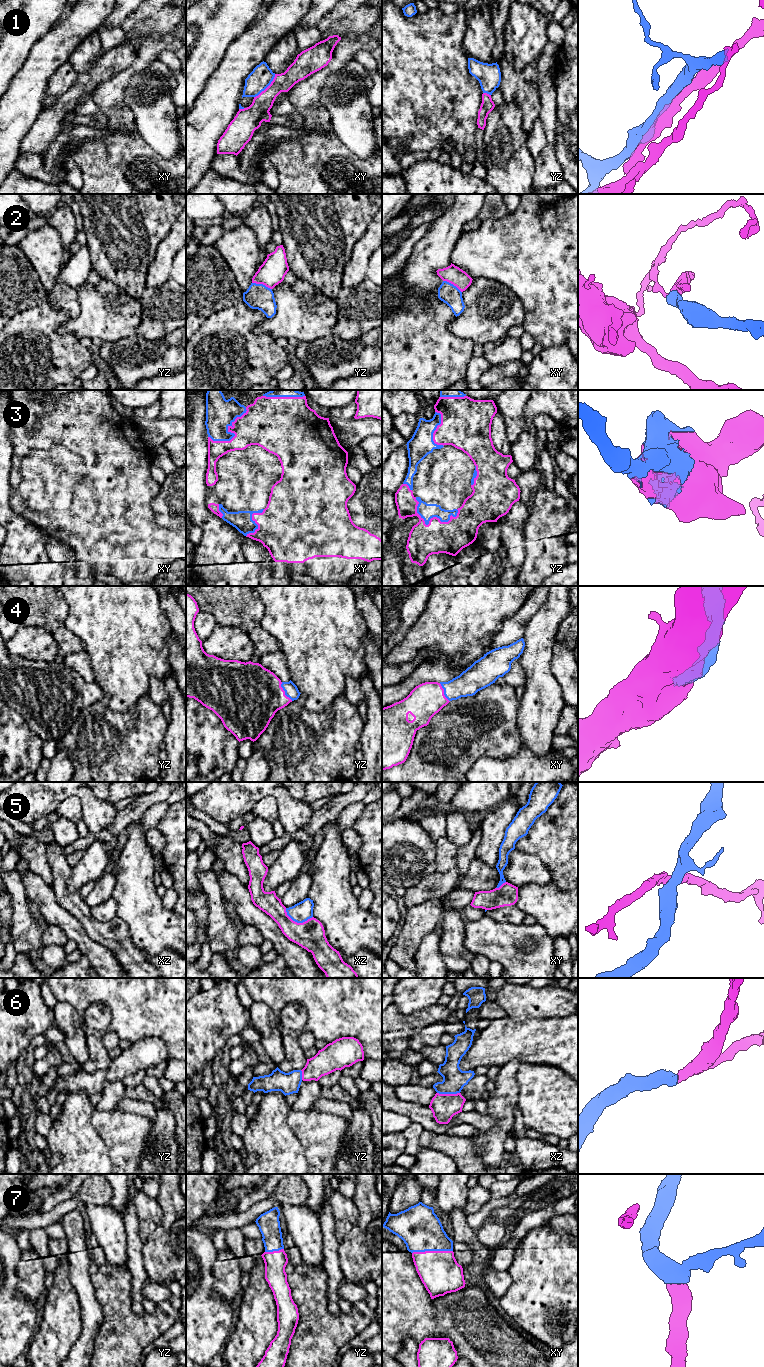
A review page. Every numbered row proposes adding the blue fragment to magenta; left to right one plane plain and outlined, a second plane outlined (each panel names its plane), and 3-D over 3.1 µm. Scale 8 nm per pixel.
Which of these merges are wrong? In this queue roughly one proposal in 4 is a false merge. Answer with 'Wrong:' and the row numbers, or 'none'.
Wrong: 1, 2, 5

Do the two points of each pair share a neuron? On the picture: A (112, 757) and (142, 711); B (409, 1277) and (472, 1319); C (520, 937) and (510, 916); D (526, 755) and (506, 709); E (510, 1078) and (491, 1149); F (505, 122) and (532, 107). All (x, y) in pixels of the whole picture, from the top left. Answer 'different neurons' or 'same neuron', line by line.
A: same neuron
B: same neuron
C: different neurons
D: different neurons
E: same neuron
F: different neurons

